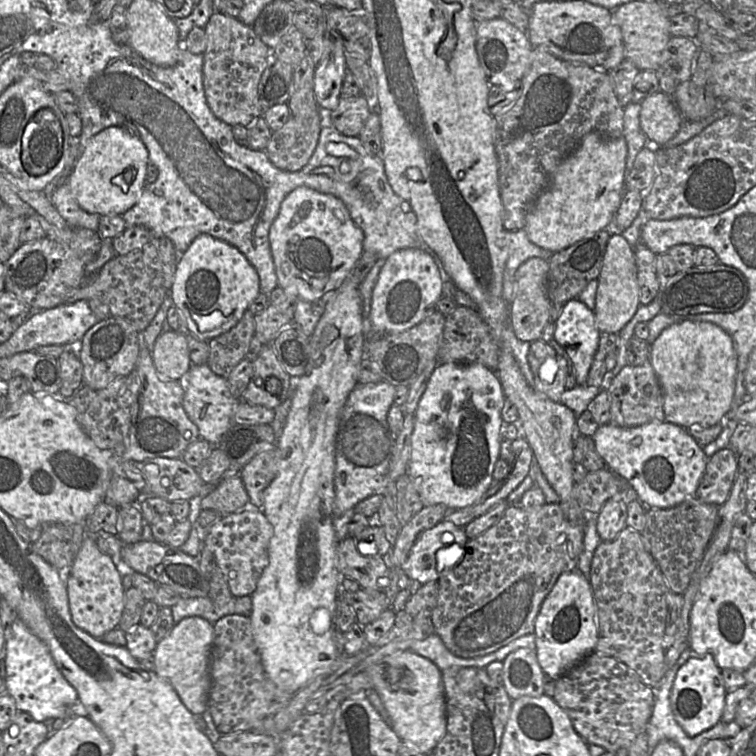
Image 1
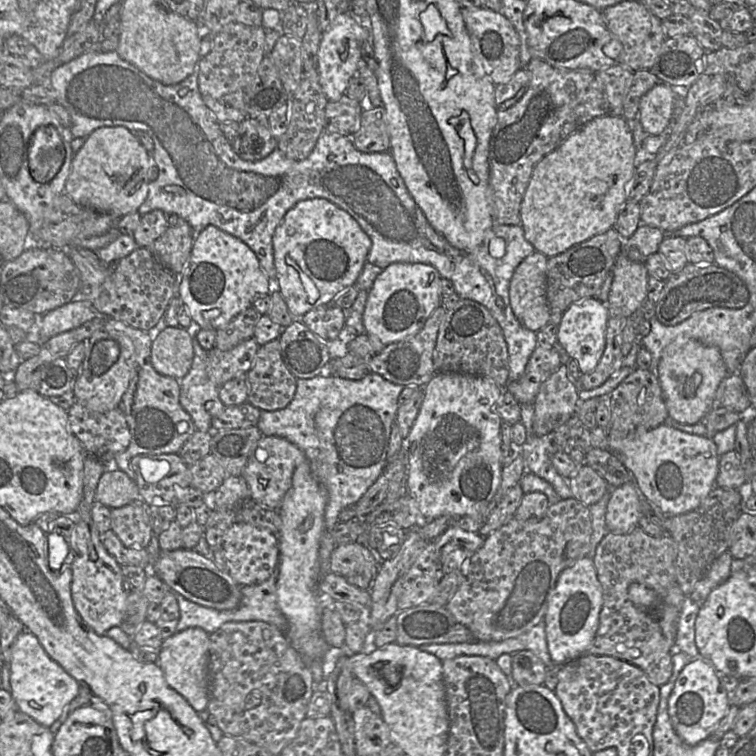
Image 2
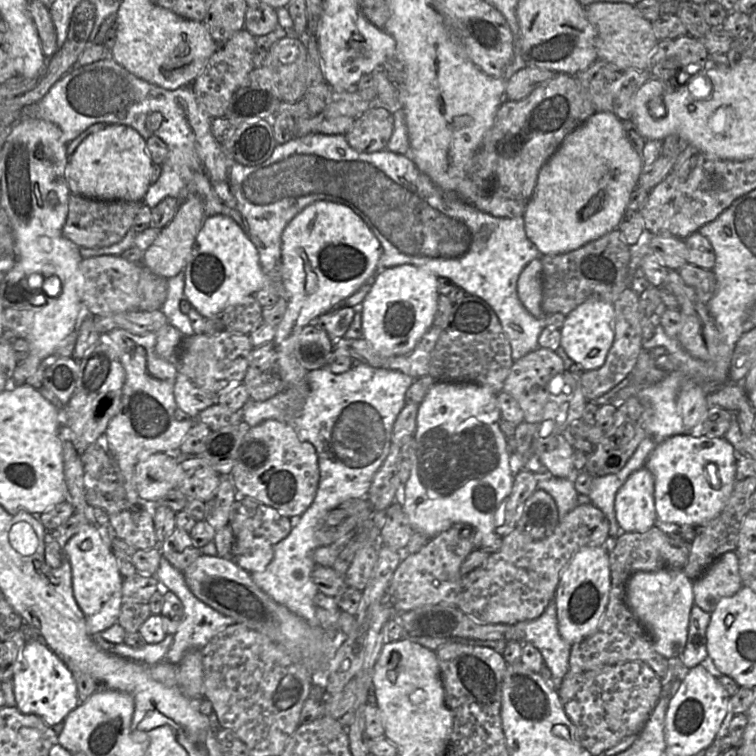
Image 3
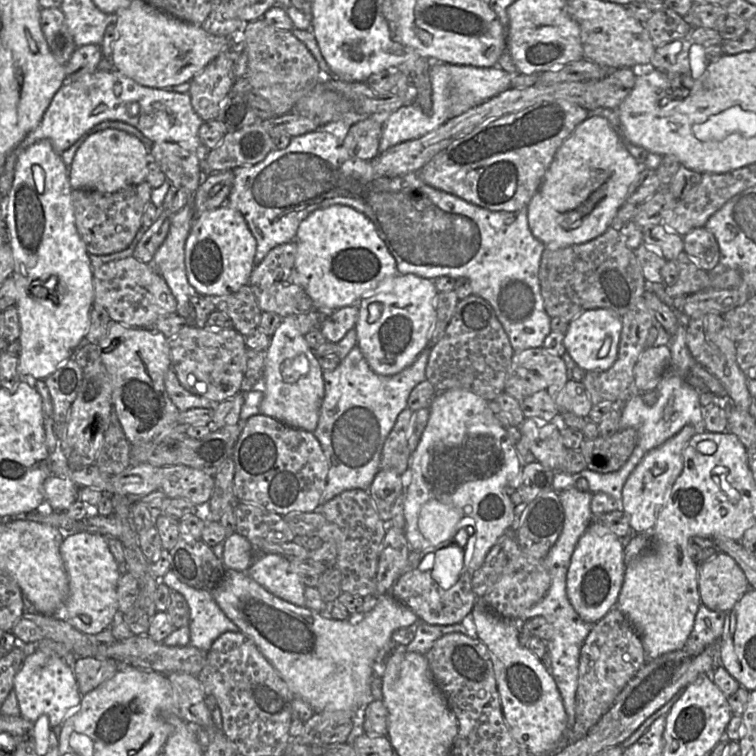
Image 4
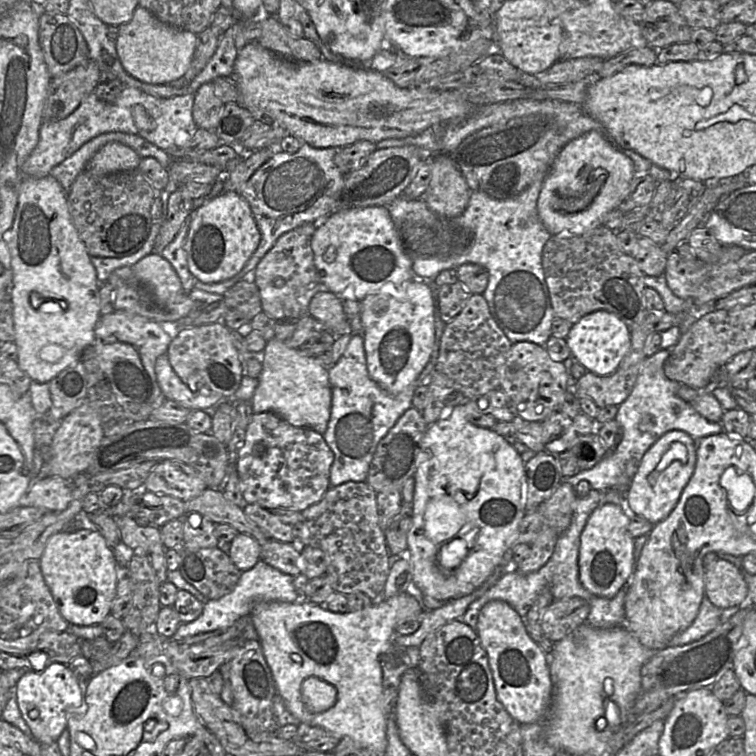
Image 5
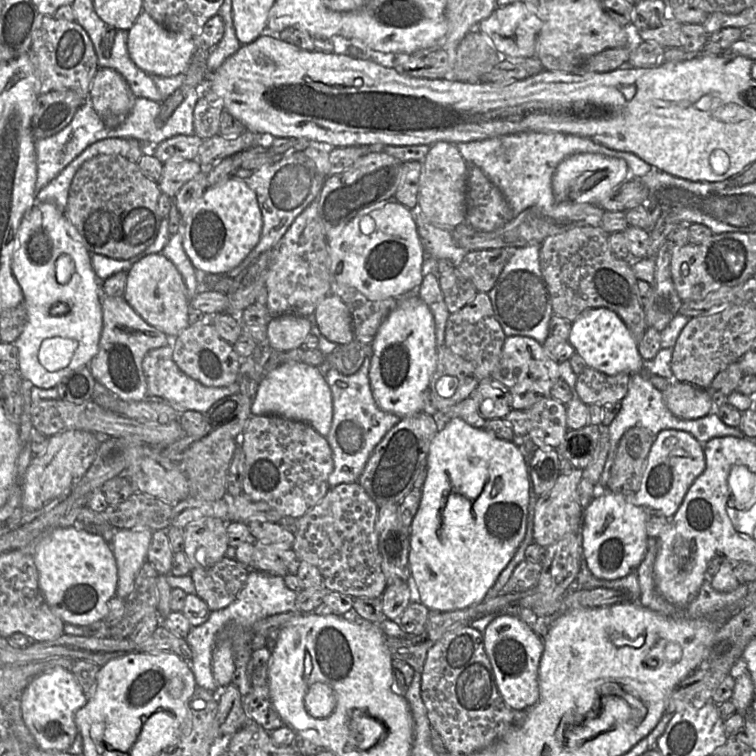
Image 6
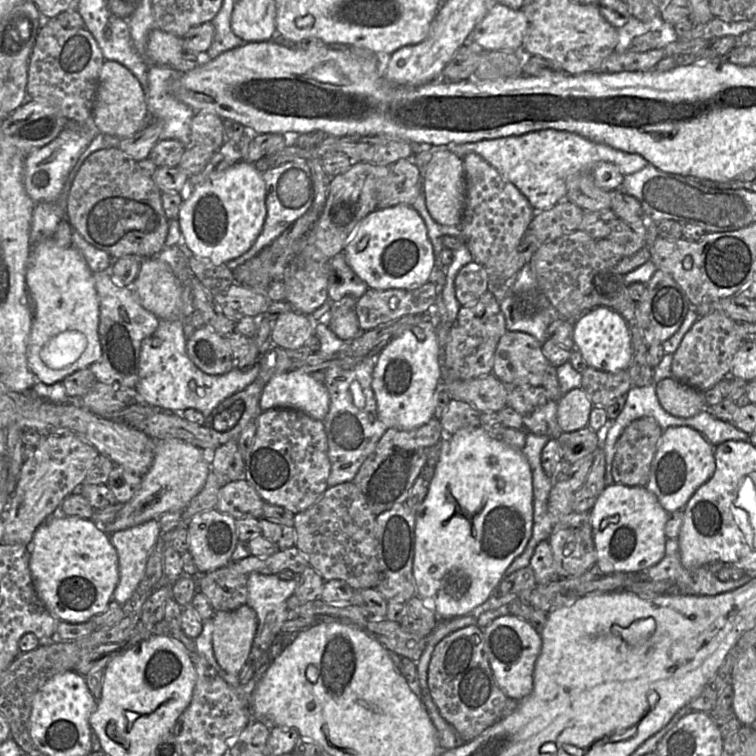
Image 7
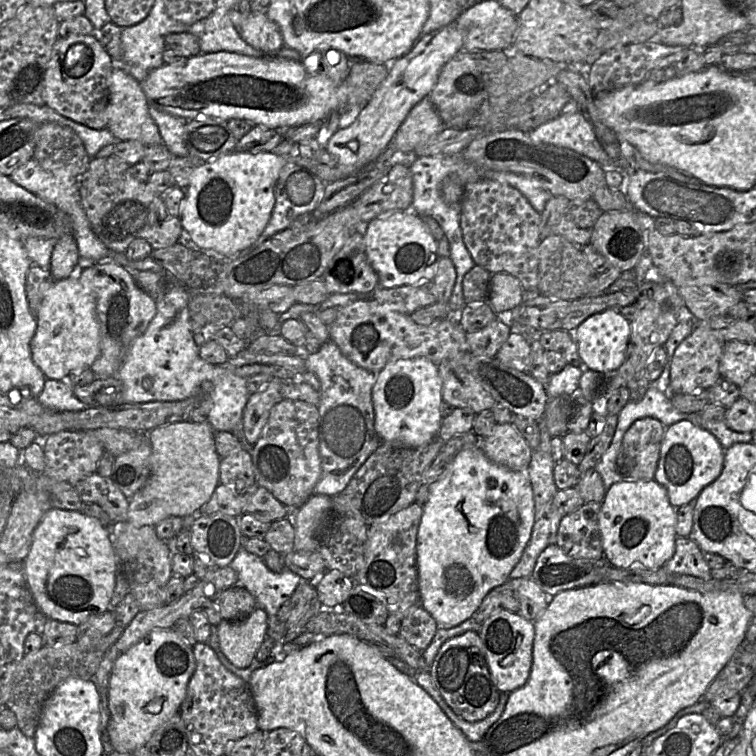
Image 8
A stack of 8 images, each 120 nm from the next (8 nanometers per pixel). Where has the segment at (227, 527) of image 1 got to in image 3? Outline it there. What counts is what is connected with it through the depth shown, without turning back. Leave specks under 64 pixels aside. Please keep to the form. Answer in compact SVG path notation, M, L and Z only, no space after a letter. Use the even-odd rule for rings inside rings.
M243 531L235 536L231 558L249 573L260 572L272 561L273 546L264 537Z

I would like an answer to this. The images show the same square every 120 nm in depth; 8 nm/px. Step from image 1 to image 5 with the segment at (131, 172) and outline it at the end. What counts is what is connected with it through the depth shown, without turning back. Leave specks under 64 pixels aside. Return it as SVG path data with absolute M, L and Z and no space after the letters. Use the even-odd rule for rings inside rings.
M110 142L92 157L86 170L95 175L135 170L138 169L141 159L129 146L119 142Z

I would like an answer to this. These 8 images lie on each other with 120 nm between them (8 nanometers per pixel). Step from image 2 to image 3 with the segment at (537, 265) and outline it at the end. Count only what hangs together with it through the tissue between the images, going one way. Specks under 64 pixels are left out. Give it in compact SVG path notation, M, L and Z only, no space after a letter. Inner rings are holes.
M535 258L521 271L517 281L517 294L523 306L538 319L544 319L542 309L542 261Z

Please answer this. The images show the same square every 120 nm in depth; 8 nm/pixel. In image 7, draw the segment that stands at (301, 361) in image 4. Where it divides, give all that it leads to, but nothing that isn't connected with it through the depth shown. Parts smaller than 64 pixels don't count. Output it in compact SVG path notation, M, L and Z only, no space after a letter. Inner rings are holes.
M290 370L272 377L265 384L259 407L261 411L295 409L322 421L328 413L329 402L324 383L316 381L309 373Z

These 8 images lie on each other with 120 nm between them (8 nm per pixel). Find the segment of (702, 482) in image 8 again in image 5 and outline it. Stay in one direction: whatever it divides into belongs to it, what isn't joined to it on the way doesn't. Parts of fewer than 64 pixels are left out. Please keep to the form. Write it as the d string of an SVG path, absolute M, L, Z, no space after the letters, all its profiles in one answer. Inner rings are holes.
M672 430L662 435L641 458L637 472L627 488L626 497L631 511L653 525L667 518L692 477L696 460L695 440L690 435L681 430Z

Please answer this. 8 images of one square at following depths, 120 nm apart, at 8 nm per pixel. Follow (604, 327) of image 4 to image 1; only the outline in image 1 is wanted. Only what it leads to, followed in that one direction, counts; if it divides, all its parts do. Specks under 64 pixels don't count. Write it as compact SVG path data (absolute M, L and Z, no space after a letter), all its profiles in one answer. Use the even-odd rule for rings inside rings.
M576 298L564 305L555 325L553 338L565 349L577 385L585 385L600 340L595 314Z

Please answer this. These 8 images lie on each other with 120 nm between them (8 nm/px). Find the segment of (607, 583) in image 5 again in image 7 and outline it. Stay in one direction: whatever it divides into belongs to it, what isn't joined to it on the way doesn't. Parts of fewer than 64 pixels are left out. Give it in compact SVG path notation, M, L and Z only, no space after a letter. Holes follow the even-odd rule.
M606 486L590 510L596 565L604 572L647 573L665 555L667 513L645 486Z

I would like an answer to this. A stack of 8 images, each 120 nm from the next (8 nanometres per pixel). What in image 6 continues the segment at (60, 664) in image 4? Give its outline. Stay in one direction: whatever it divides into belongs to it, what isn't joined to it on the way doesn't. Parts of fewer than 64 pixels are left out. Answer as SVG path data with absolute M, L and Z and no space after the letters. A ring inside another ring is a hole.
M55 667L34 677L22 691L22 718L40 748L67 751L78 734L75 713L87 701L73 673L63 667Z

